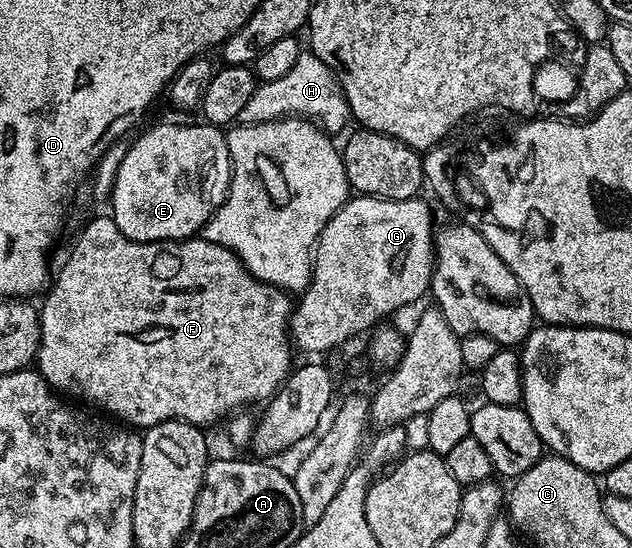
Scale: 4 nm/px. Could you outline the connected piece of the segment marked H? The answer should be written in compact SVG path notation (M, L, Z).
M302 51L299 59L295 59L295 67L291 67L283 79L258 84L251 99L247 99L247 104L243 106L243 111L239 111L237 121L242 125L258 125L268 121L278 122L282 117L299 117L311 121L333 135L337 135L345 124L350 124L349 104L341 80L312 51Z

